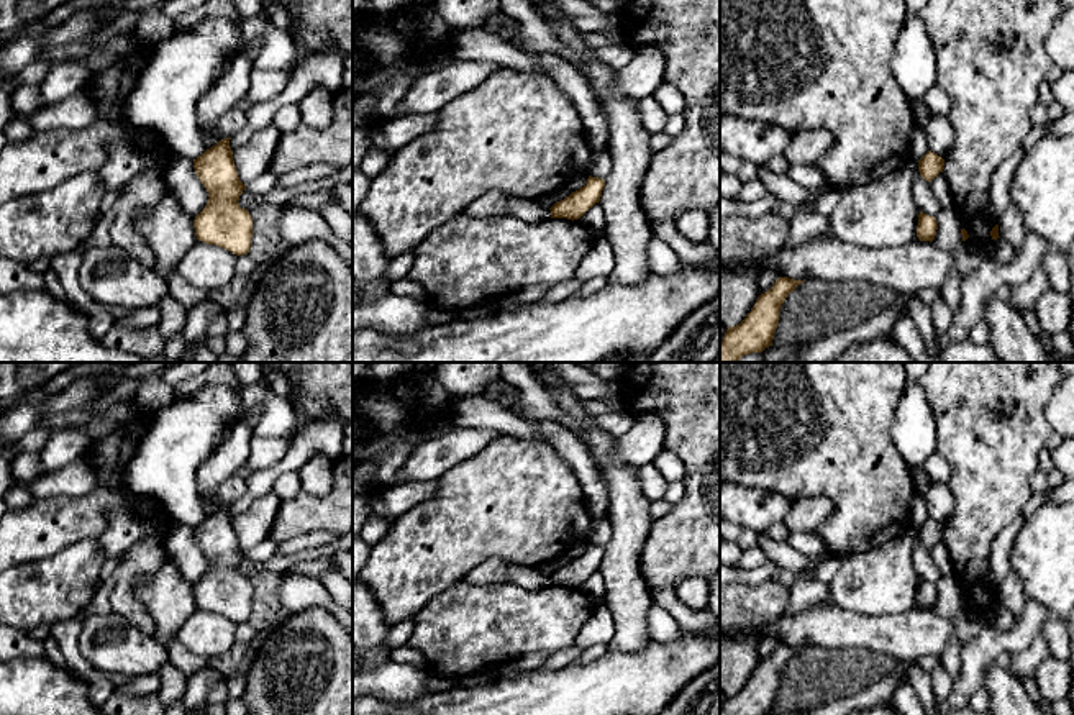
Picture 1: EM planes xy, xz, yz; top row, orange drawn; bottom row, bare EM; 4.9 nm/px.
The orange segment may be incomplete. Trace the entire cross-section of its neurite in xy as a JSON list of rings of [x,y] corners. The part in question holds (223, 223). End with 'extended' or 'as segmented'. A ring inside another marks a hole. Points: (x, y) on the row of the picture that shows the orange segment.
[[[230,139],[218,141],[193,159],[195,174],[210,197],[195,216],[193,228],[198,241],[243,256],[251,248],[253,218],[238,203],[246,185],[238,177]]]; as segmented

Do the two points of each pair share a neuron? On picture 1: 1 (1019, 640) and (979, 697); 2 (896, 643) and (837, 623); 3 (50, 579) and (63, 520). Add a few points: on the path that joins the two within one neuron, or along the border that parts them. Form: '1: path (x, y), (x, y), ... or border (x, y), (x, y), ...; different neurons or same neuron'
1: border (982, 686), (969, 697); different neurons
2: path (882, 633), (851, 630); same neuron
3: border (92, 538), (74, 541), (45, 558), (18, 563); different neurons

